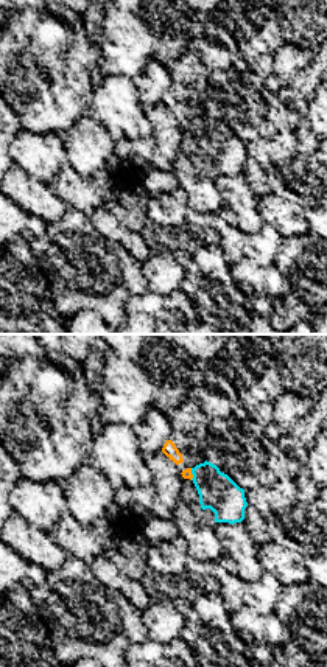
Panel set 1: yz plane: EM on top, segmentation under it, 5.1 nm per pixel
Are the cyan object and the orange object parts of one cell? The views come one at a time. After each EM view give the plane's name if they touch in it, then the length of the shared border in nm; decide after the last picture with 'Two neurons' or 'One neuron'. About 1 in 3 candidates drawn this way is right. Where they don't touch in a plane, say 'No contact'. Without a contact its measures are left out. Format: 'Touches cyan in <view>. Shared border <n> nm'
Touches cyan in yz. Shared border 60 nm

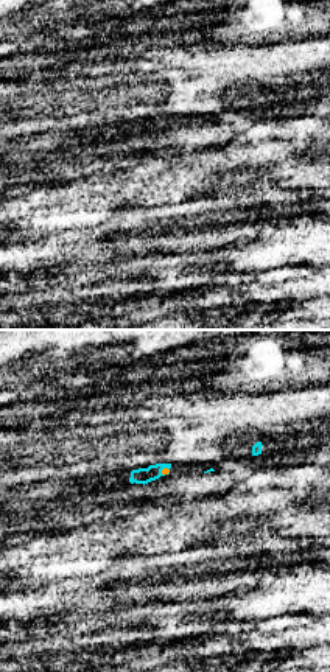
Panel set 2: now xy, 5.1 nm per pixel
Touches cyan in xy. Shared border 50 nm

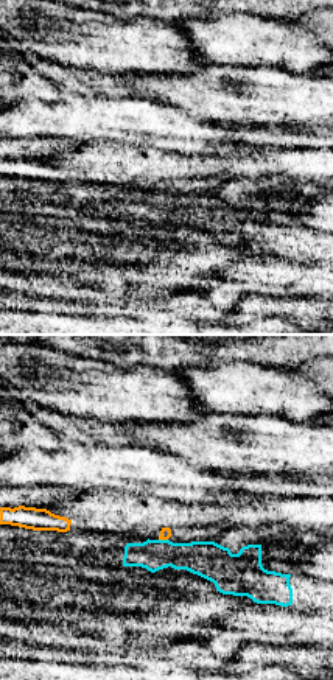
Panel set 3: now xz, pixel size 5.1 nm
Touches cyan in xz. Shared border 50 nm

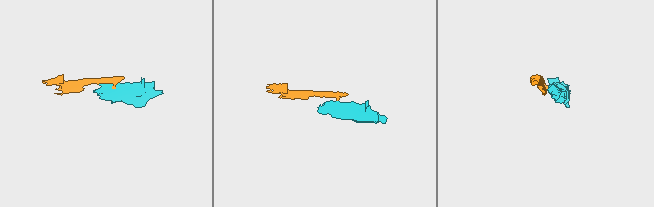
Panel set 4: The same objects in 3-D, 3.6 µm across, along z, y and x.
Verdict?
Two neurons

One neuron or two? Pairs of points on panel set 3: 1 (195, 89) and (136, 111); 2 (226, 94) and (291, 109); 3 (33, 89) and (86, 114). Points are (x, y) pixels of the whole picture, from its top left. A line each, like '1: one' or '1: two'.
1: two
2: one
3: two

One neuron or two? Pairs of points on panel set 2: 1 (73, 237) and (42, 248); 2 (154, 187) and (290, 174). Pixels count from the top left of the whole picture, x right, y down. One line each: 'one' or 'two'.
1: one
2: one

